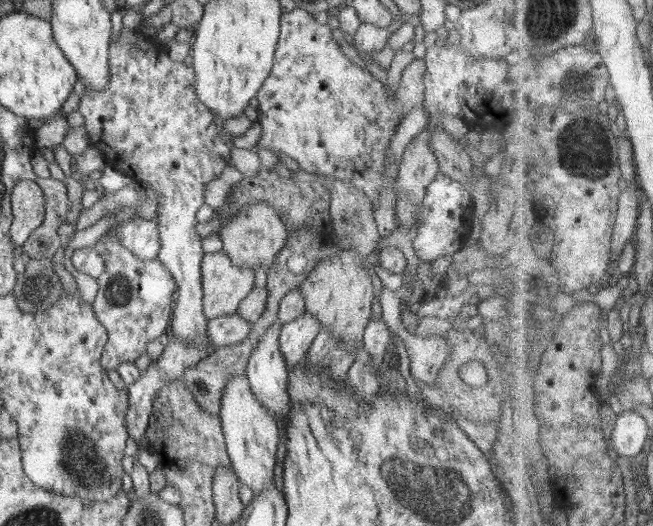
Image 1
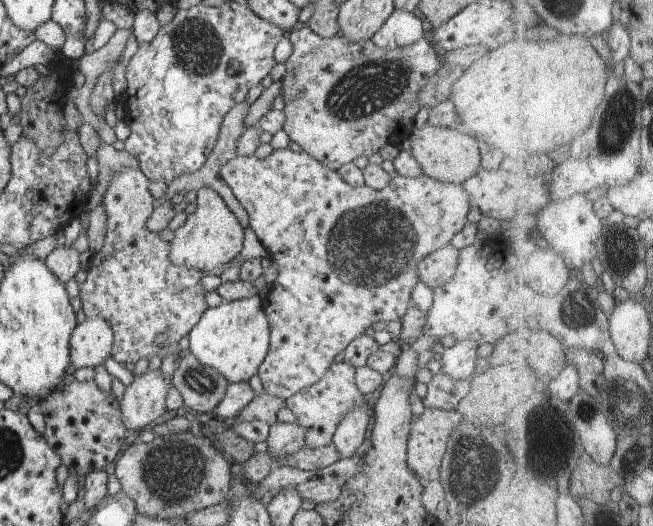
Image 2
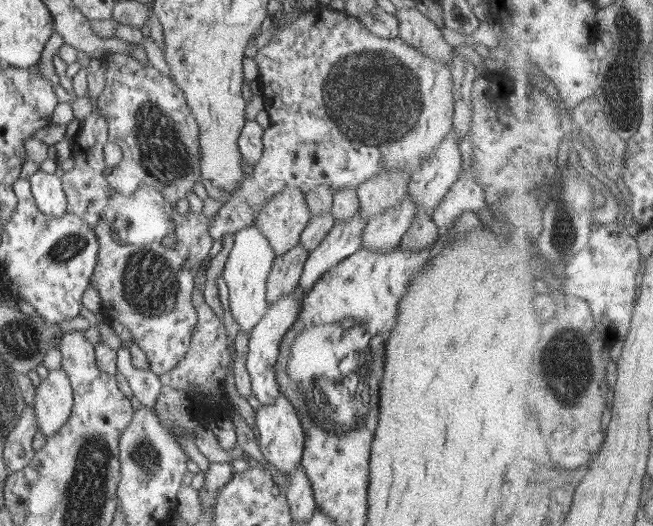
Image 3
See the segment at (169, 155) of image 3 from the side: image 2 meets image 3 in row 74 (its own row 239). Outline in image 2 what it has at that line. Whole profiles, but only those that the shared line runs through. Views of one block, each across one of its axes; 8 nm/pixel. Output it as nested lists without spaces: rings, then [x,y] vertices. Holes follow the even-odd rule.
[[[132,167],[111,178],[101,203],[107,216],[105,244],[92,258],[86,281],[79,284],[85,315],[101,318],[112,327],[111,357],[123,364],[136,364],[144,358],[150,360],[156,354],[161,359],[169,354],[182,355],[178,341],[189,334],[208,308],[207,291],[200,283],[205,274],[172,263],[170,242],[160,239],[158,233],[150,232],[146,227],[155,209],[150,183],[141,169]],[[102,274],[106,280],[102,280]],[[162,333],[168,335],[168,343],[158,347],[154,338]]]

